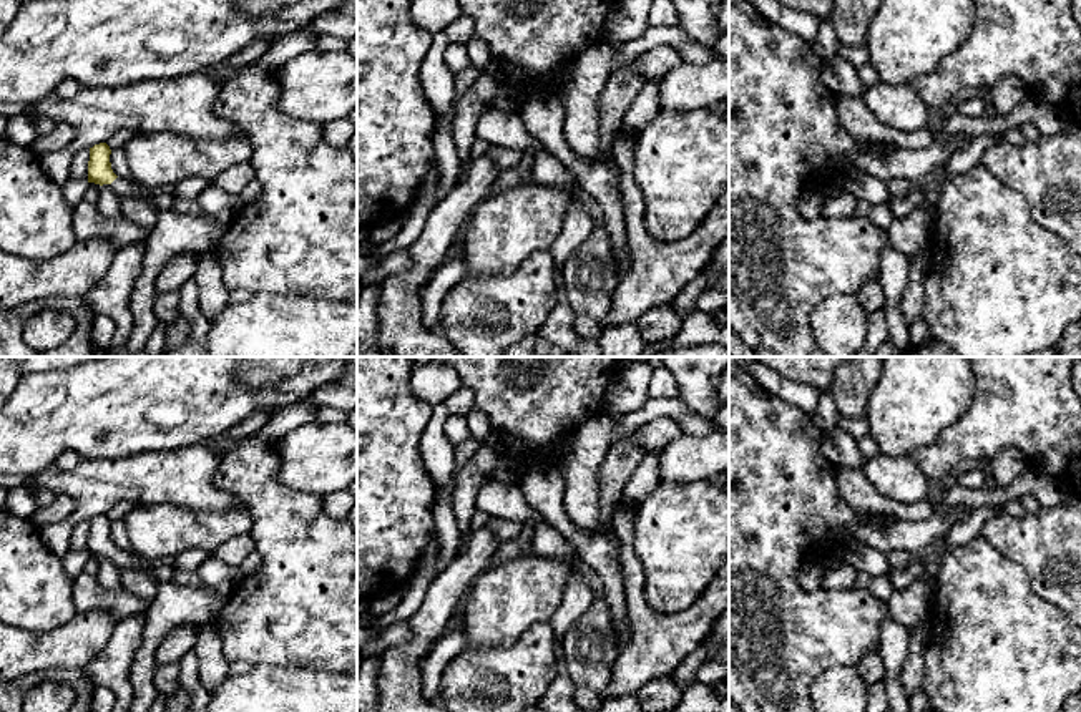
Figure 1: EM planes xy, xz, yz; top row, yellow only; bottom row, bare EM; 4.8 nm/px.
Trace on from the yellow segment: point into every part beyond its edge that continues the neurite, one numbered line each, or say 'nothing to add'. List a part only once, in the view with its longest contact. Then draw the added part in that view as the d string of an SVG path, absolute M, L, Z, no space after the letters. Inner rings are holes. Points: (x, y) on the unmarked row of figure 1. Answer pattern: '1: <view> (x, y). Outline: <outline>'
1: xy (122, 558). Outline: M116 549L110 558L120 568L143 569L144 573L153 574L153 571L148 569L143 564L141 558L138 554L135 554L133 551Z

